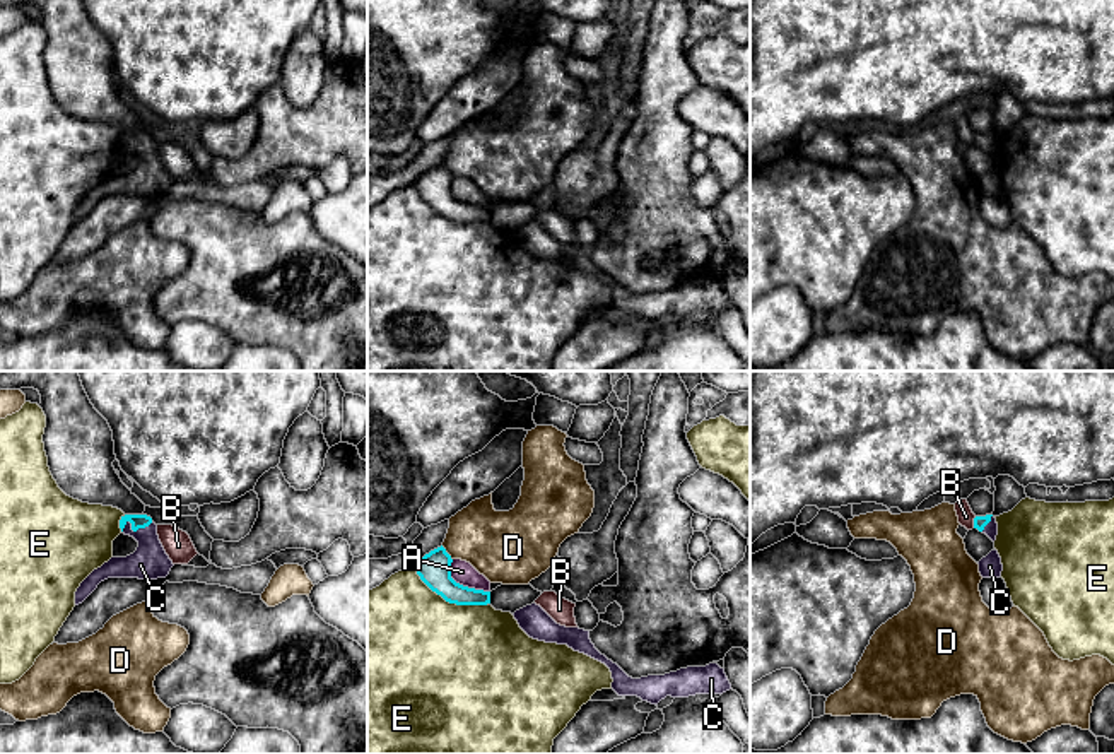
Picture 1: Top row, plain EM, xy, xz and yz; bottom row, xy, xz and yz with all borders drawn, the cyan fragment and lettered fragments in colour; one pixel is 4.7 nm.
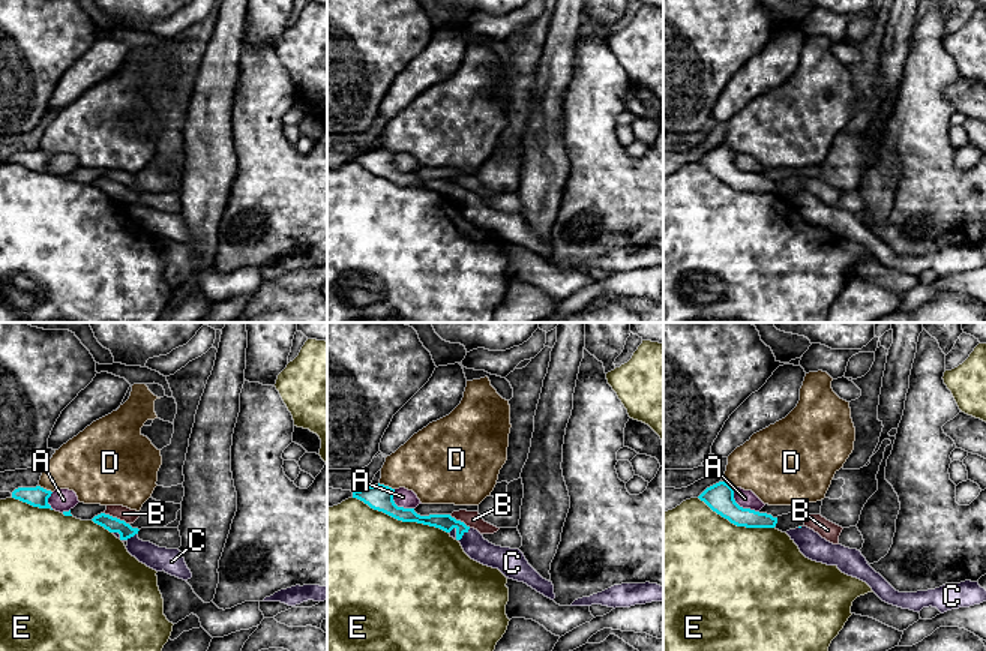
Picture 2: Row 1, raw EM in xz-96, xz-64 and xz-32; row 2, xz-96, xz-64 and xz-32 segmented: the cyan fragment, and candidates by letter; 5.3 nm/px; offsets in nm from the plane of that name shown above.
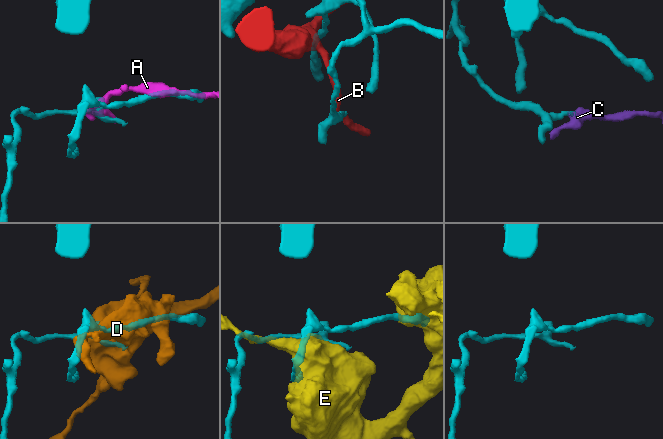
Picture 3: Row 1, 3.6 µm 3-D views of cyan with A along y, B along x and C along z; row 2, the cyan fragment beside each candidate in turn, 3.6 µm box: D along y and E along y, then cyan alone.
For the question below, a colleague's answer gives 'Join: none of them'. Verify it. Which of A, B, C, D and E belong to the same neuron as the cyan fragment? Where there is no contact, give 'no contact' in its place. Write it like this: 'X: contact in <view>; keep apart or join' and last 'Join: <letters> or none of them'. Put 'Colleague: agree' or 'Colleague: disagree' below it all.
A: contact in xz; keep apart
B: contact in yz; keep apart
C: contact in xy; join
D: contact in xz; keep apart
E: contact in xz; keep apart
Join: C
Colleague: disagree

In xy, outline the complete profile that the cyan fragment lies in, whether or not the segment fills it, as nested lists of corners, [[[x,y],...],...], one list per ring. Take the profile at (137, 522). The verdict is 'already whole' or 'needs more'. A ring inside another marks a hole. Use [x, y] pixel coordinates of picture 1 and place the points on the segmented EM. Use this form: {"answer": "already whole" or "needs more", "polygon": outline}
{"answer": "needs more", "polygon": [[[125,515],[120,520],[120,528],[138,542],[137,551],[126,557],[111,557],[94,569],[77,588],[75,605],[82,604],[108,578],[157,580],[166,578],[174,566],[159,540],[157,525],[150,516]]]}

